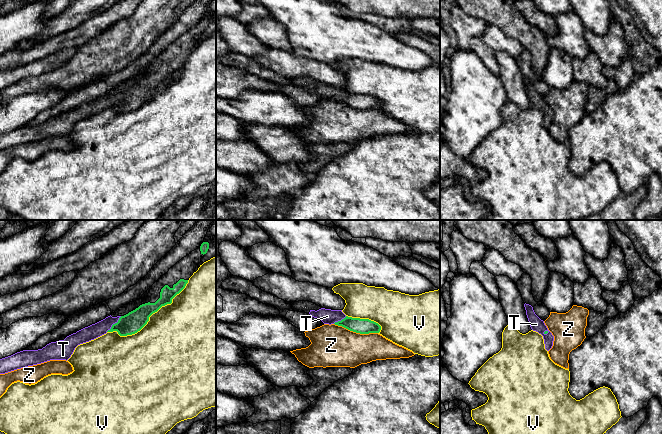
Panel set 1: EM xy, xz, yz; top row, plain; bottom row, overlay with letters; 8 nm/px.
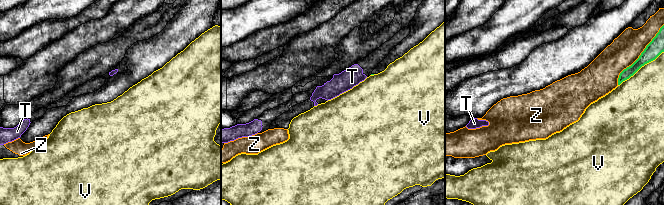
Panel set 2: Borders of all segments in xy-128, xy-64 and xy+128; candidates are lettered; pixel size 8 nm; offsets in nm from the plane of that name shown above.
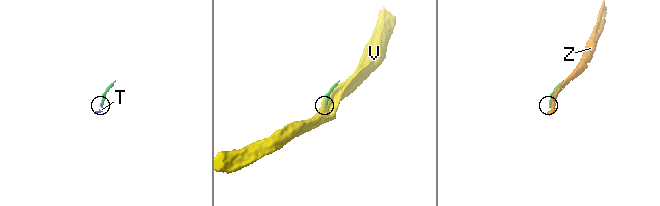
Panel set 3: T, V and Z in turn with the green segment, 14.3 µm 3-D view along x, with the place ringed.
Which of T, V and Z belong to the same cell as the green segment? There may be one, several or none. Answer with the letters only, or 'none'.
T

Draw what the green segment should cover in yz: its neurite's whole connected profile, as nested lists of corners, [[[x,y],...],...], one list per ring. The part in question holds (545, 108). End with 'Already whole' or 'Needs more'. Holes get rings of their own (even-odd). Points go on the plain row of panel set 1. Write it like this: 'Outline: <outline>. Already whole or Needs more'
Outline: [[[524,80],[526,91],[530,100],[530,103],[533,107],[538,108],[543,112],[545,125],[549,127],[553,122],[554,112],[548,106],[544,97],[541,96],[534,88],[533,83],[529,80]]]. Needs more

